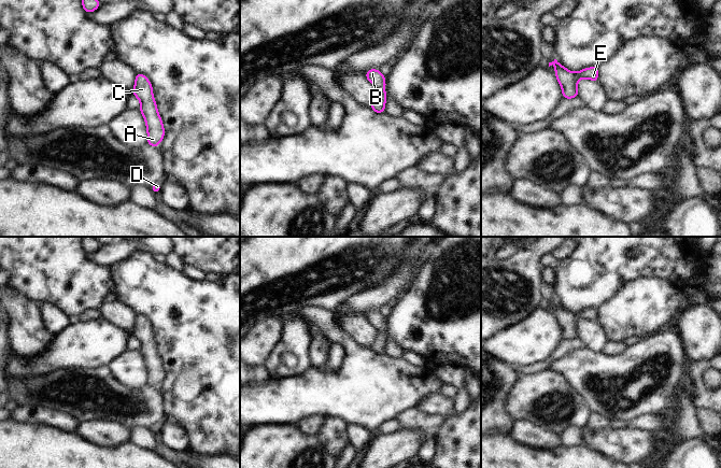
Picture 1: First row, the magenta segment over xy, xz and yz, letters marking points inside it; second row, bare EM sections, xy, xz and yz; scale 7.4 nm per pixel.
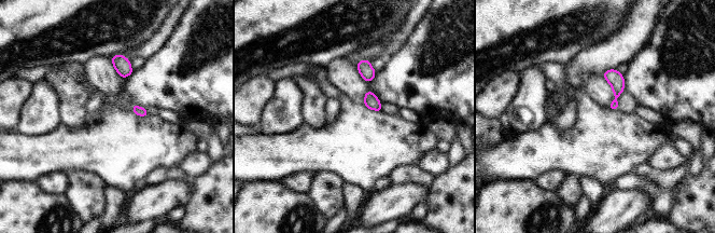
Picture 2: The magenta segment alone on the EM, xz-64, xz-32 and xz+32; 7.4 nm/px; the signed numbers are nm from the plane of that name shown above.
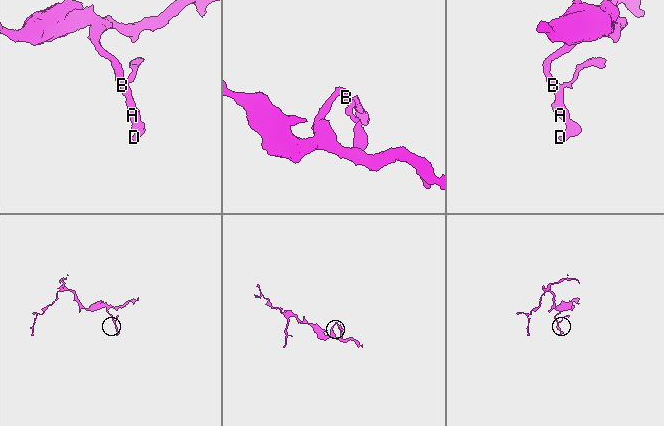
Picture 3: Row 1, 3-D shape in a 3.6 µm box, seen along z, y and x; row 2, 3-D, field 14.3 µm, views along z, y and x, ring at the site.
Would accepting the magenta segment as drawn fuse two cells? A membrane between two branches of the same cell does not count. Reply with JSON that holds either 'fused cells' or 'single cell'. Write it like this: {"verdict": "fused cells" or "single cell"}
{"verdict": "single cell"}

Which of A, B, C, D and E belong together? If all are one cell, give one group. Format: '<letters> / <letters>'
A B C D E

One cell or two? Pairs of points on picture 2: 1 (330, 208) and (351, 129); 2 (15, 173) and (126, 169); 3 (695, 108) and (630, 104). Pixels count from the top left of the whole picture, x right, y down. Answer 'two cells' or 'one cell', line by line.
1: two cells
2: one cell
3: two cells

